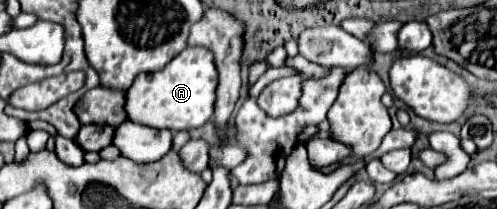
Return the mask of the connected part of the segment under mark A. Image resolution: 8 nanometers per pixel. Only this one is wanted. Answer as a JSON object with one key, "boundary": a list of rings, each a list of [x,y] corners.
{"boundary":[[[187,47],[181,51],[165,69],[157,73],[141,73],[135,83],[127,89],[125,111],[131,121],[155,127],[155,129],[197,129],[213,119],[215,99],[217,99],[217,67],[213,61],[213,53],[205,47]]]}

